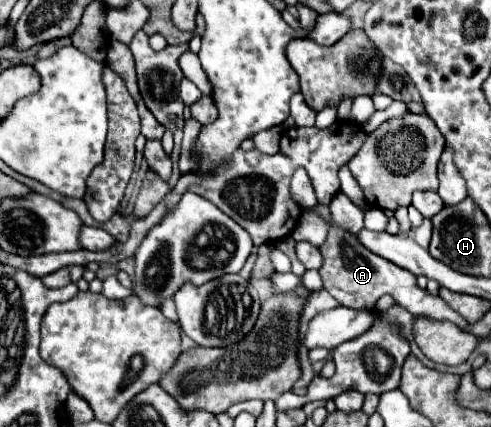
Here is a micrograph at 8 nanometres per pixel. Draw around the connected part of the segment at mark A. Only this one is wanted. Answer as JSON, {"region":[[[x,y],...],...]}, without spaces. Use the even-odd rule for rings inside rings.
{"region":[[[317,203],[311,211],[315,211],[329,225],[329,235],[327,235],[325,243],[319,247],[321,255],[323,255],[323,267],[319,269],[319,273],[323,277],[325,289],[339,301],[339,305],[345,305],[351,309],[363,309],[363,307],[375,305],[385,293],[389,293],[395,297],[395,301],[401,307],[405,307],[413,315],[431,315],[431,319],[449,319],[455,325],[459,325],[461,329],[469,327],[467,321],[463,321],[461,315],[457,315],[451,307],[447,307],[447,303],[443,303],[441,297],[433,297],[425,289],[419,289],[415,275],[411,275],[407,269],[391,263],[391,261],[381,259],[379,255],[371,253],[367,247],[363,247],[359,243],[355,233],[349,233],[347,229],[335,225],[331,221],[331,213],[329,213],[327,205]]]}

